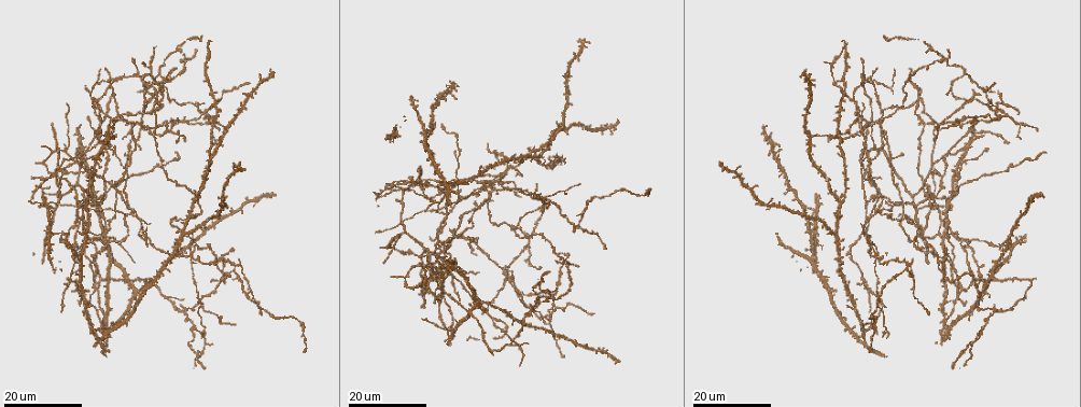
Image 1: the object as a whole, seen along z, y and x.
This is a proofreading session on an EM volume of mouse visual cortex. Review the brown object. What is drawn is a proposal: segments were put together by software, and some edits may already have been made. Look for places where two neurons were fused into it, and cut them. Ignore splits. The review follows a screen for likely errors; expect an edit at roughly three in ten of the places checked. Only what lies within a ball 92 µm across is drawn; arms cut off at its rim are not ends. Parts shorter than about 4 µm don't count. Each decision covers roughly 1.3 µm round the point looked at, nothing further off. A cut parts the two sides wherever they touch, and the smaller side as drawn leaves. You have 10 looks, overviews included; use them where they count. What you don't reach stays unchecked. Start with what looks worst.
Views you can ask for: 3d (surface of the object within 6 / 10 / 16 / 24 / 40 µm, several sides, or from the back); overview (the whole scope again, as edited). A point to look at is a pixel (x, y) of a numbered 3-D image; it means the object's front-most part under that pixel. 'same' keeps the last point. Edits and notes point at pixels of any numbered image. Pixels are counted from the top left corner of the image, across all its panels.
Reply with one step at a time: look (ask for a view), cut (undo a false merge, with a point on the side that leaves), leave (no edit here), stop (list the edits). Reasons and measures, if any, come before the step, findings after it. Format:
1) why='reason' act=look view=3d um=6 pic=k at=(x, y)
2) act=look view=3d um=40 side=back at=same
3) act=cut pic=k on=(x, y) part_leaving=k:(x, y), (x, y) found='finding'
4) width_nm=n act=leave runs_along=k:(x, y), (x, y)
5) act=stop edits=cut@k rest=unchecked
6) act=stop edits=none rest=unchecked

why='two arms in line, one across' act=look view=3d um=24 pic=1 at=(241, 265)

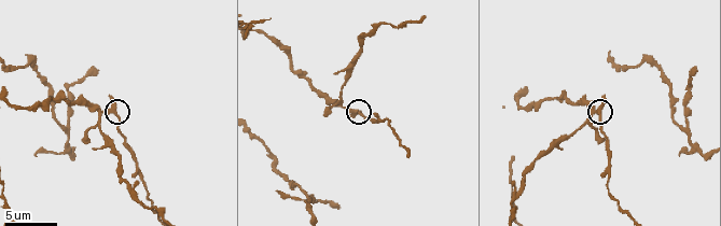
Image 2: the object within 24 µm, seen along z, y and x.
act=look view=3d um=10 pic=2 at=(116, 115)

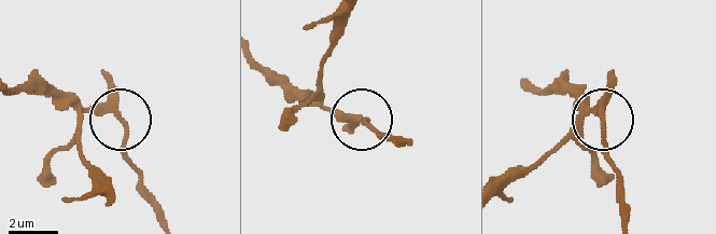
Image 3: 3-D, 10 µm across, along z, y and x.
act=cut pic=3 on=(123, 149) part_leaving=3:(115, 112), (128, 135), (124, 160), (158, 222) found='a second neuron is stuck on'

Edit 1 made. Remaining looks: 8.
why='see it whole again' act=look view=overview

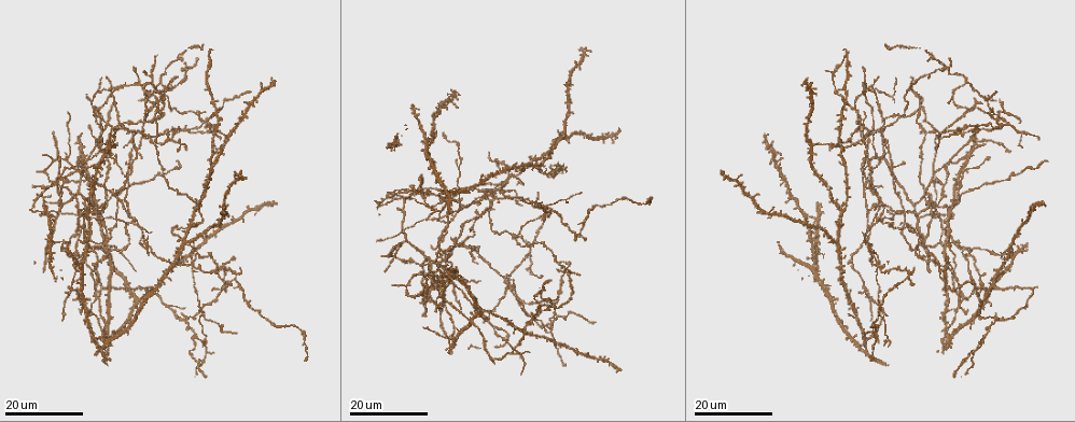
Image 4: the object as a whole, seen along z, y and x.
why='looks like a crossing' act=look view=3d um=24 pic=4 at=(194, 266)

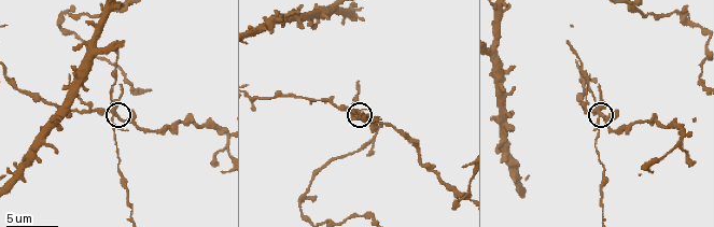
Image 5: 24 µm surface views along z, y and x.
why='zoom in' act=look view=3d um=6 pic=5 at=(600, 117)

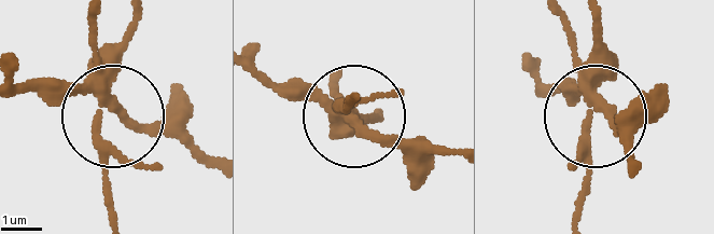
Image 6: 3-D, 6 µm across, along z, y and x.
act=cut pic=6 on=(95, 147) part_leaving=6:(97, 85), (108, 216) found='a second neuron is stuck on'

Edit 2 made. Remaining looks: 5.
act=look view=overview

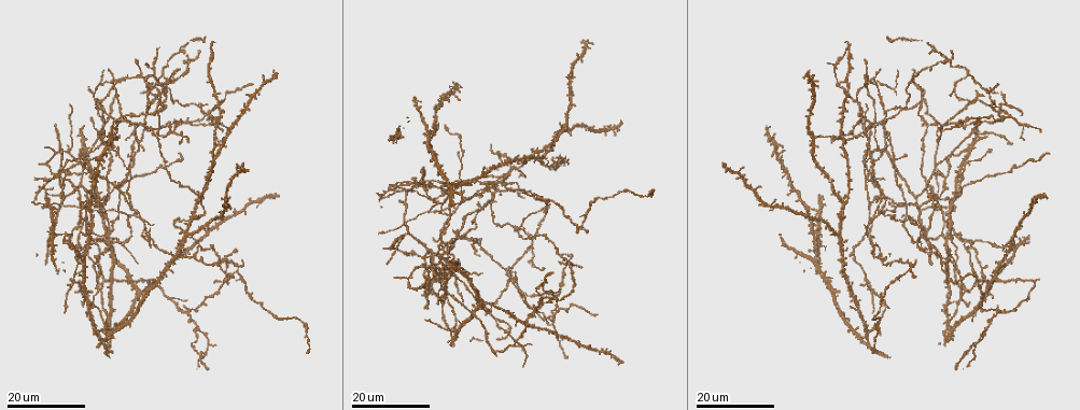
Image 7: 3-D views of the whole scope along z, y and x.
act=look view=3d um=16 pic=7 at=(83, 164)

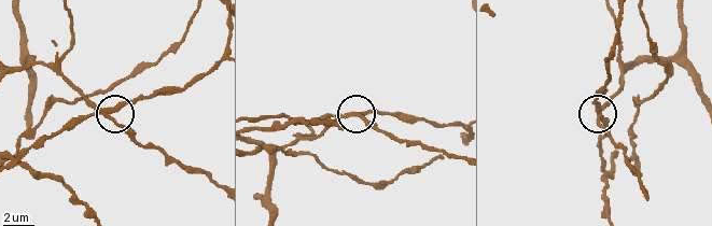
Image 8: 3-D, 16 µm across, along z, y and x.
act=look view=3d um=10 pic=8 at=(353, 114)

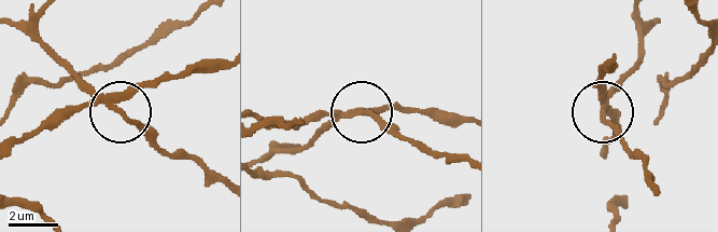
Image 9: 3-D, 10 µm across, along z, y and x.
width_nm=250 act=cut pic=9 on=(137, 84) part_leaving=9:(103, 100), (120, 100), (200, 70), (219, 70) found='two neurons meet here'

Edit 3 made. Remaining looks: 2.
act=stop edits=cut@3,cut@6,cut@9 rest=unchecked

